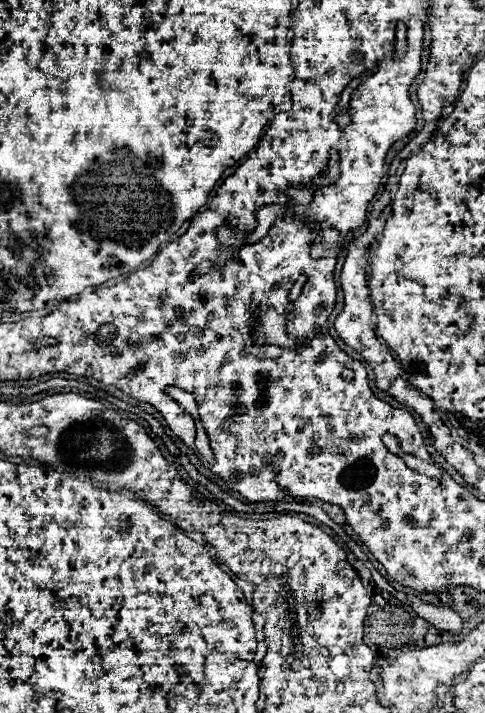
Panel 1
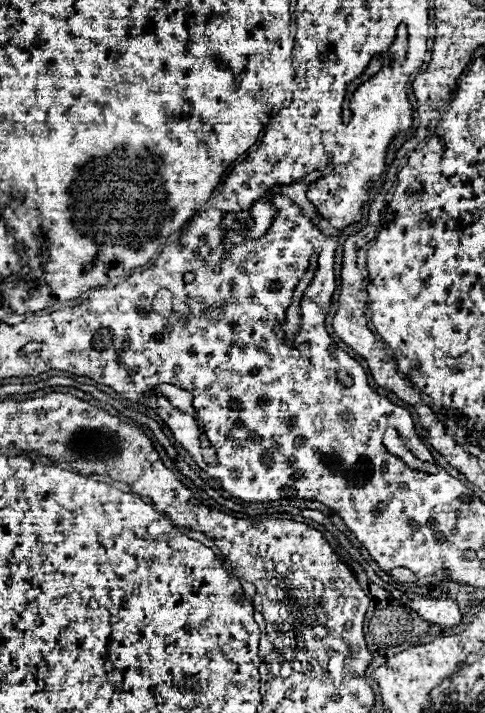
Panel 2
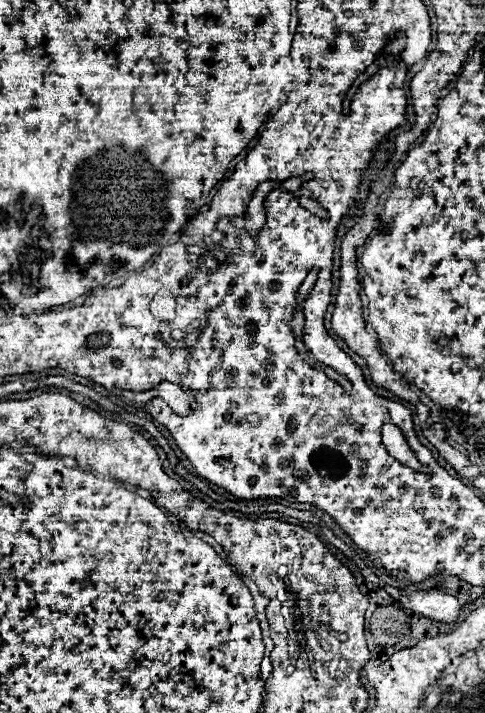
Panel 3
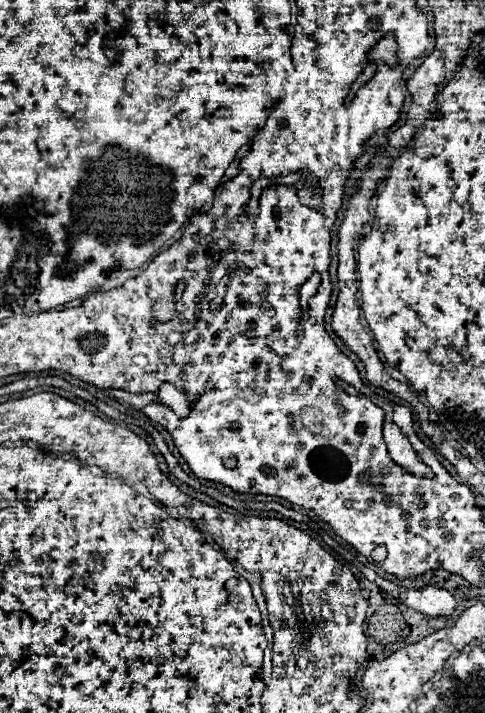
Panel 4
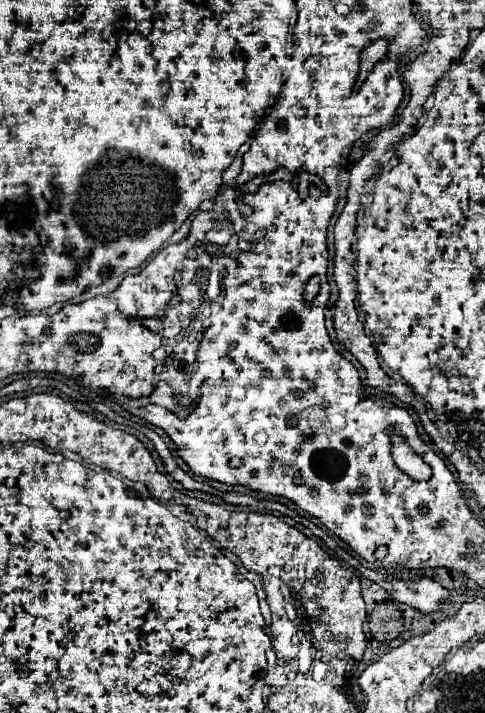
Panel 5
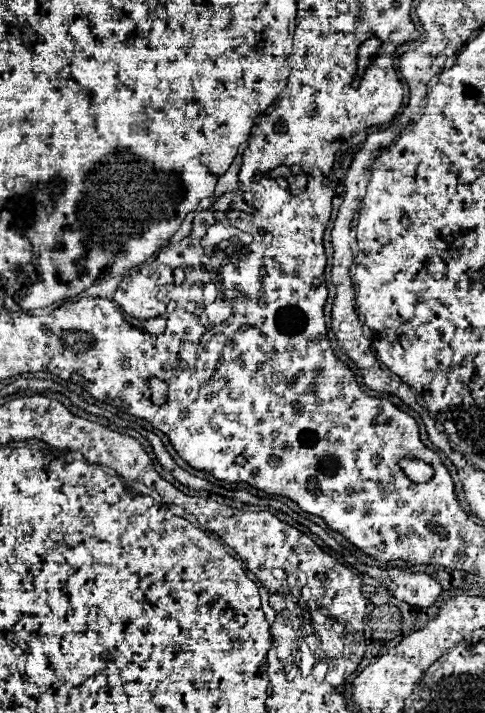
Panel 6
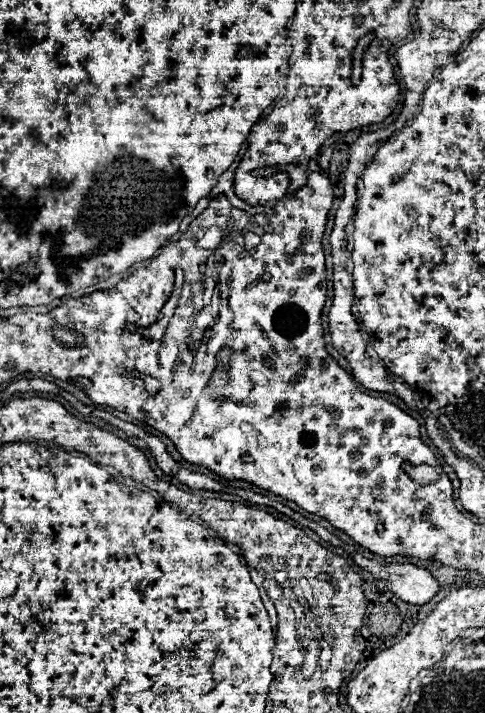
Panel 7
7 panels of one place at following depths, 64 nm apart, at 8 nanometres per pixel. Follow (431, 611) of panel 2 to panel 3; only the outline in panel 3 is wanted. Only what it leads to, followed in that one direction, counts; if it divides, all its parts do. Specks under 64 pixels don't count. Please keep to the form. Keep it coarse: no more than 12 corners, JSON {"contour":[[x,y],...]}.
{"contour":[[438,588],[412,592],[405,608],[456,622],[458,600]]}

